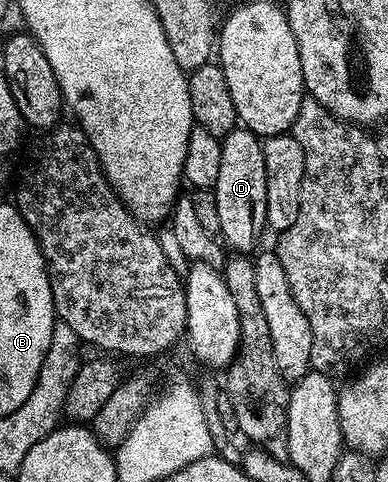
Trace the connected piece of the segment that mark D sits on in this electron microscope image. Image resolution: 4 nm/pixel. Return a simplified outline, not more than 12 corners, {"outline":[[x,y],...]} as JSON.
{"outline":[[222,137],[219,236],[251,254],[267,228],[263,140]]}

